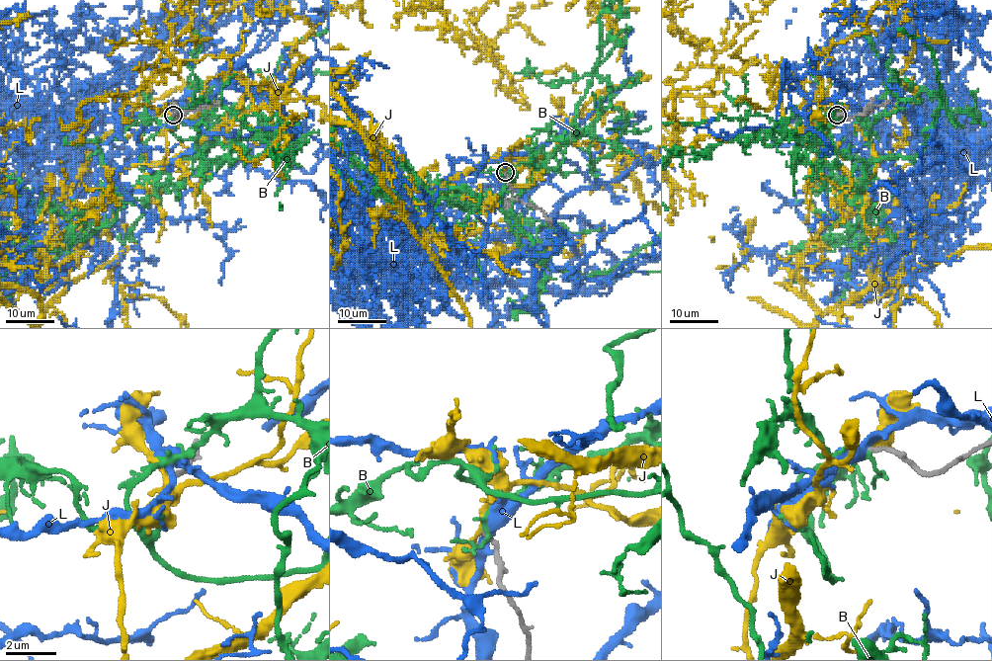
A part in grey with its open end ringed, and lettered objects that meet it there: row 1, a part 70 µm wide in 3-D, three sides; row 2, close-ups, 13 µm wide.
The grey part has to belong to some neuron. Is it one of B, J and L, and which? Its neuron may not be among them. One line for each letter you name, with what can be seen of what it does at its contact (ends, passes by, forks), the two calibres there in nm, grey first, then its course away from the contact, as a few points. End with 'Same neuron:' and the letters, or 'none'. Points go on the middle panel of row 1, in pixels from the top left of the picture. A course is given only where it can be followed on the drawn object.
J: It passes by. Thickness 180 nm (grey) against 240 nm
Same neuron: J

